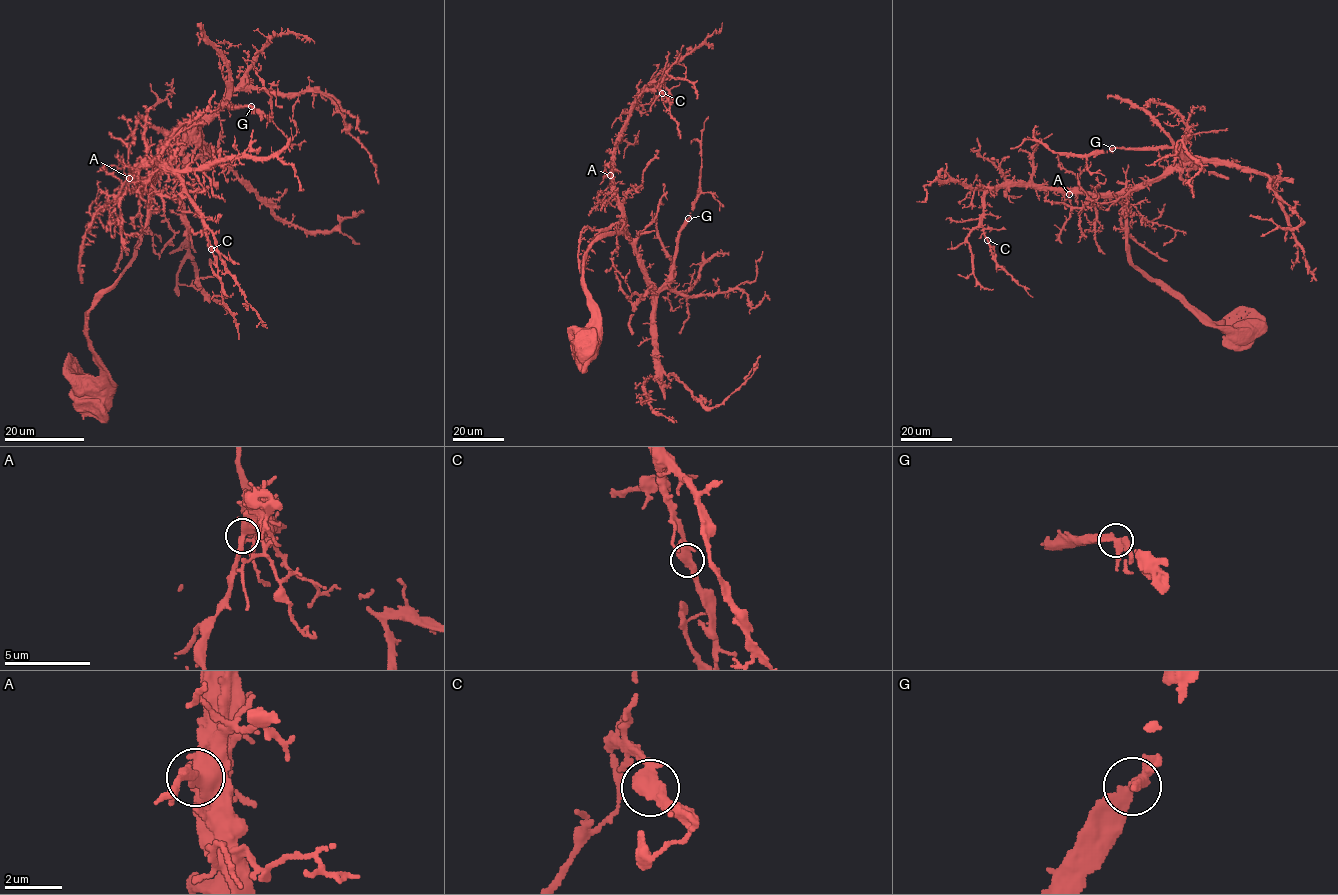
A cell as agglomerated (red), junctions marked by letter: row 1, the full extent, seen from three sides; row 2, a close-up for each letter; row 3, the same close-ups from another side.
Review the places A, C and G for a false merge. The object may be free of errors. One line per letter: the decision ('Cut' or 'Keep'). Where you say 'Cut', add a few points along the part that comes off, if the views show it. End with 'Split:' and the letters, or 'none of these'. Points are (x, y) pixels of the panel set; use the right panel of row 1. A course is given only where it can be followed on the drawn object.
A: Keep
C: Keep
G: Keep
Split: none of these

